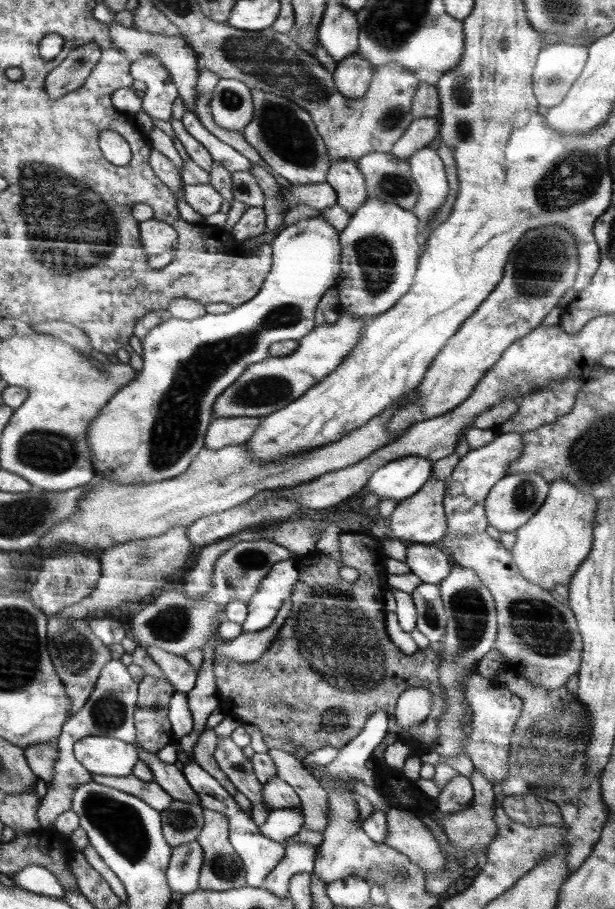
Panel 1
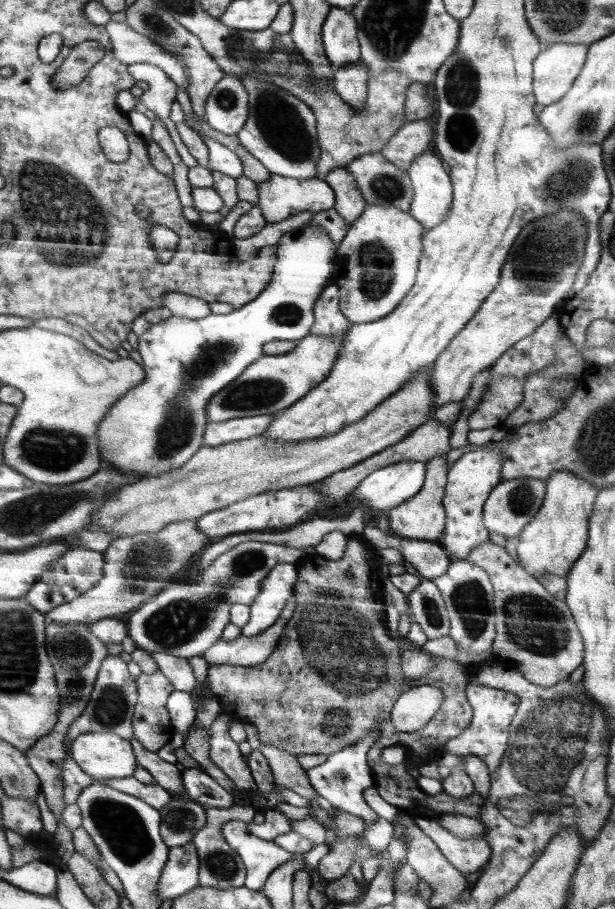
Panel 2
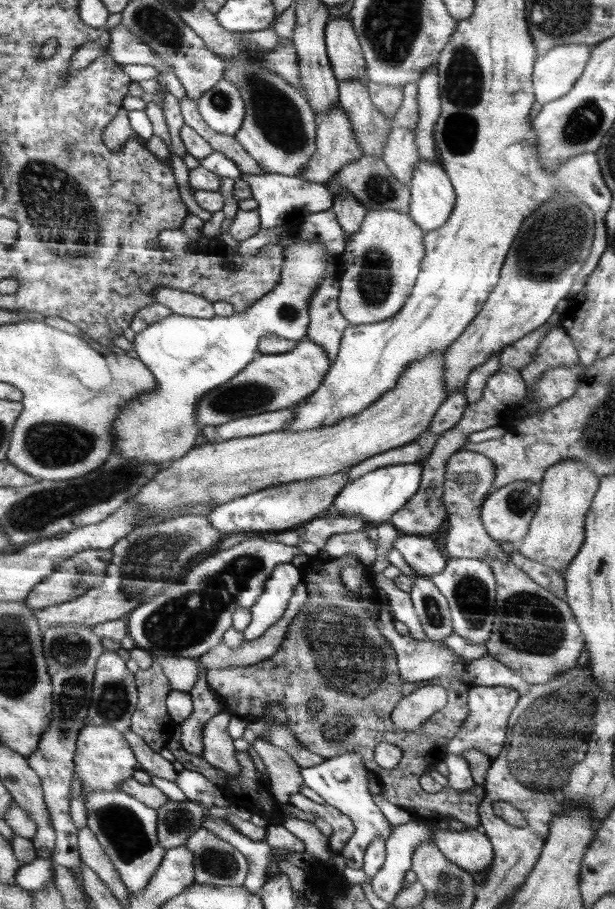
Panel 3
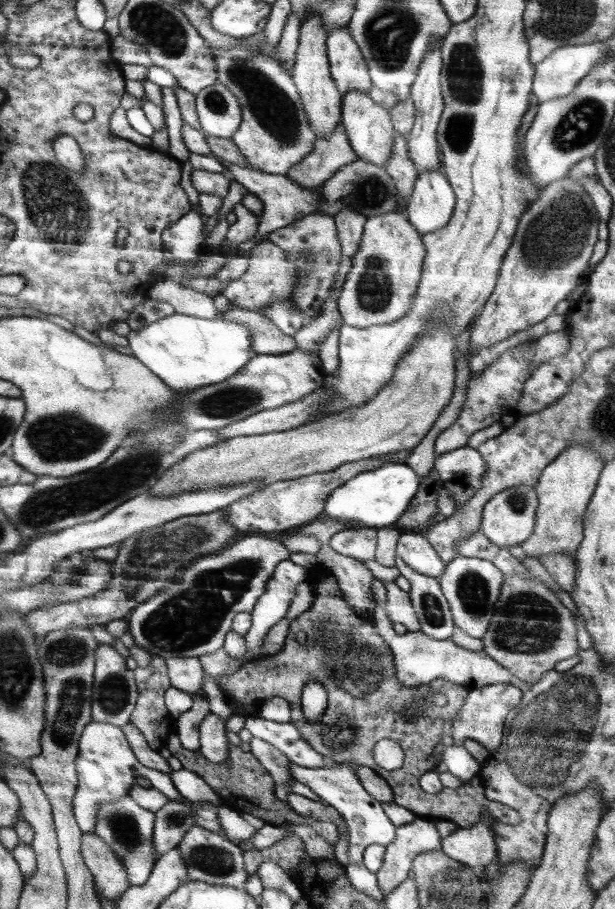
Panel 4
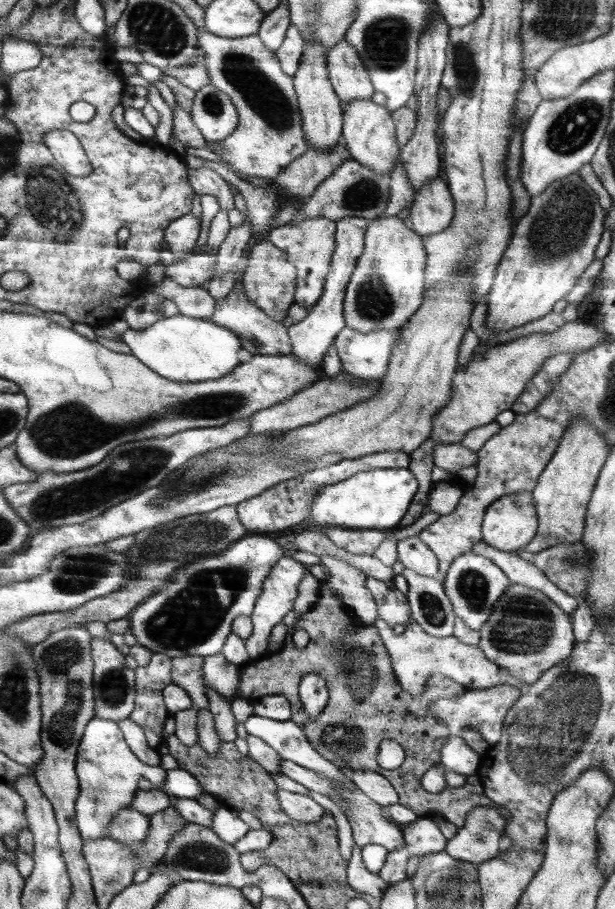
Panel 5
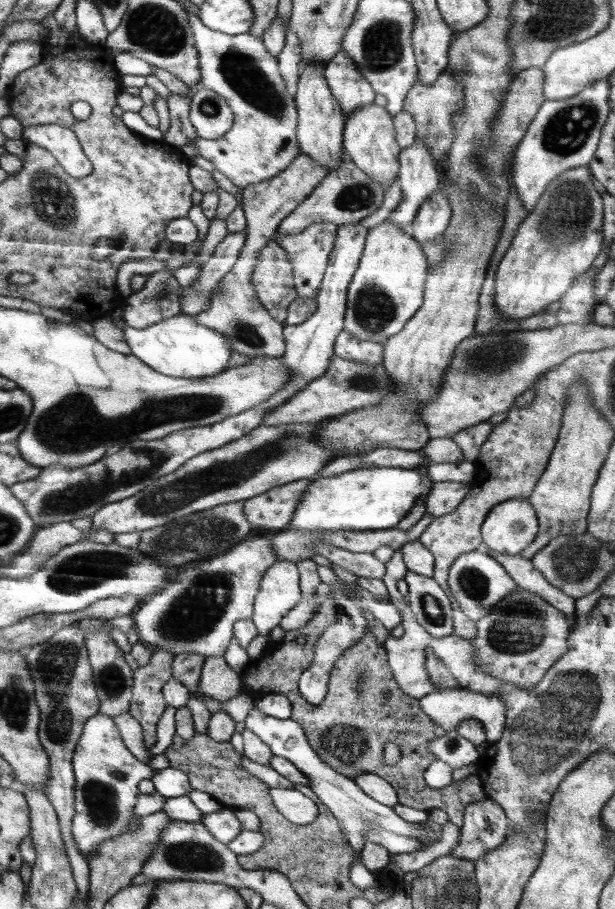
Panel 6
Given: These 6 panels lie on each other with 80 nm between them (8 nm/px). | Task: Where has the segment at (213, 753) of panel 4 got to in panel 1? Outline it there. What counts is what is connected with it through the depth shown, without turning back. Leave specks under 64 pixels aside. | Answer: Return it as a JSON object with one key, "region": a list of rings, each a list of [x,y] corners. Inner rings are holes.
{"region":[[[231,737],[219,738],[214,758],[232,784],[251,801],[249,811],[253,821],[258,826],[264,824],[271,809],[263,801],[263,784],[256,780],[250,759],[244,755],[242,748],[234,744]]]}

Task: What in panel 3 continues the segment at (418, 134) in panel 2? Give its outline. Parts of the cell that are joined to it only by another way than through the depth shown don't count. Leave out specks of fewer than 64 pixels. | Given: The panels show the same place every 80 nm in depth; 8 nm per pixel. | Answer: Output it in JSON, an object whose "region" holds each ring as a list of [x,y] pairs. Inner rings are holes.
{"region":[[[392,125],[381,160],[385,162],[398,182],[410,187],[412,174],[416,172],[416,166],[420,161],[418,148],[416,148],[415,130]]]}

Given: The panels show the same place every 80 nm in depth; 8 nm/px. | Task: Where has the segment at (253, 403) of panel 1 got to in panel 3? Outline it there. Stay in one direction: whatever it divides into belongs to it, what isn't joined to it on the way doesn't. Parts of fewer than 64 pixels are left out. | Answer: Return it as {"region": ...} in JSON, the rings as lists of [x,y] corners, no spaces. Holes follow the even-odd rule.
{"region":[[[308,338],[300,339],[292,350],[285,353],[258,354],[235,377],[201,396],[196,422],[203,427],[222,426],[235,418],[296,405],[322,384],[330,365],[326,351]]]}

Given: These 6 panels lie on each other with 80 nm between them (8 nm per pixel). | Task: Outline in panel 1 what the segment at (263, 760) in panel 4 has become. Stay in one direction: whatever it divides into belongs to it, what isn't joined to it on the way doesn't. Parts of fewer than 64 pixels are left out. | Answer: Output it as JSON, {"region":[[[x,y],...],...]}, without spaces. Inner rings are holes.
{"region":[[[271,747],[267,753],[276,766],[276,776],[298,793],[302,802],[299,807],[303,810],[303,828],[322,833],[329,821],[329,798],[325,788],[306,772],[293,754]]]}

